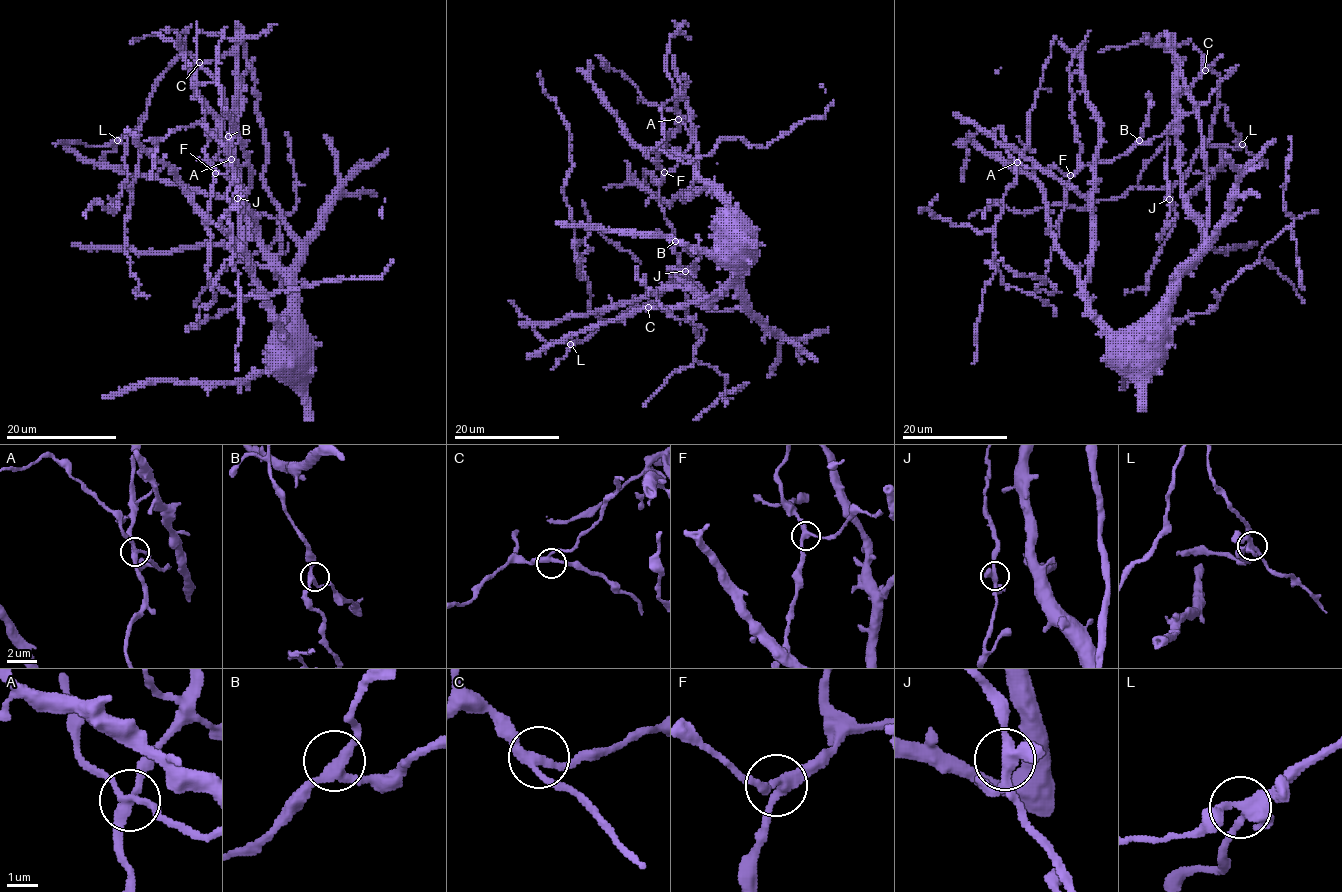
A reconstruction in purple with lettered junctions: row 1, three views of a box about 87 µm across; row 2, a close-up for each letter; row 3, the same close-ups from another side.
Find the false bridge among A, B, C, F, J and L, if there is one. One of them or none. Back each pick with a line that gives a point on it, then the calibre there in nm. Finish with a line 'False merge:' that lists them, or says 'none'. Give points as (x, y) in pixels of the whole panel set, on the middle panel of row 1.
False merge: none

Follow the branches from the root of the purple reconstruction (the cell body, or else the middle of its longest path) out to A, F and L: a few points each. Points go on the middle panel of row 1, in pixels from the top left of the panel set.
A: (728, 213), (720, 237), (735, 274), (706, 304), (679, 279), (660, 204), (664, 175), (690, 144), (678, 119)
F: (728, 213), (720, 237), (735, 274), (706, 304), (679, 279), (674, 230), (660, 204), (664, 172)
L: (728, 213), (720, 237), (735, 274), (706, 304), (671, 276), (654, 301), (570, 344)

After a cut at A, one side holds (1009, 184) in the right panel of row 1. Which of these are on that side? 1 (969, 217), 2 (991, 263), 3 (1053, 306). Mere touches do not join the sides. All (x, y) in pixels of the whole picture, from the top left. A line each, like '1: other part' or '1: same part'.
1: other part
2: same part
3: same part

